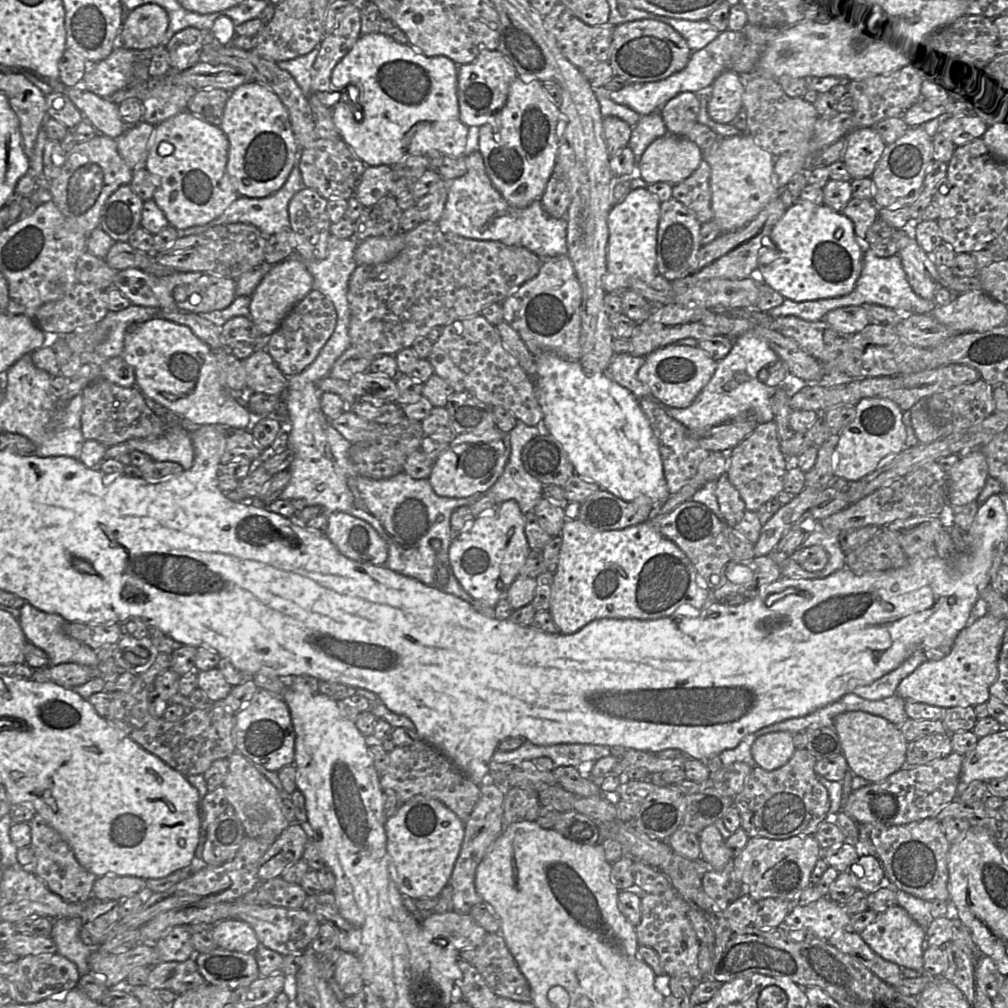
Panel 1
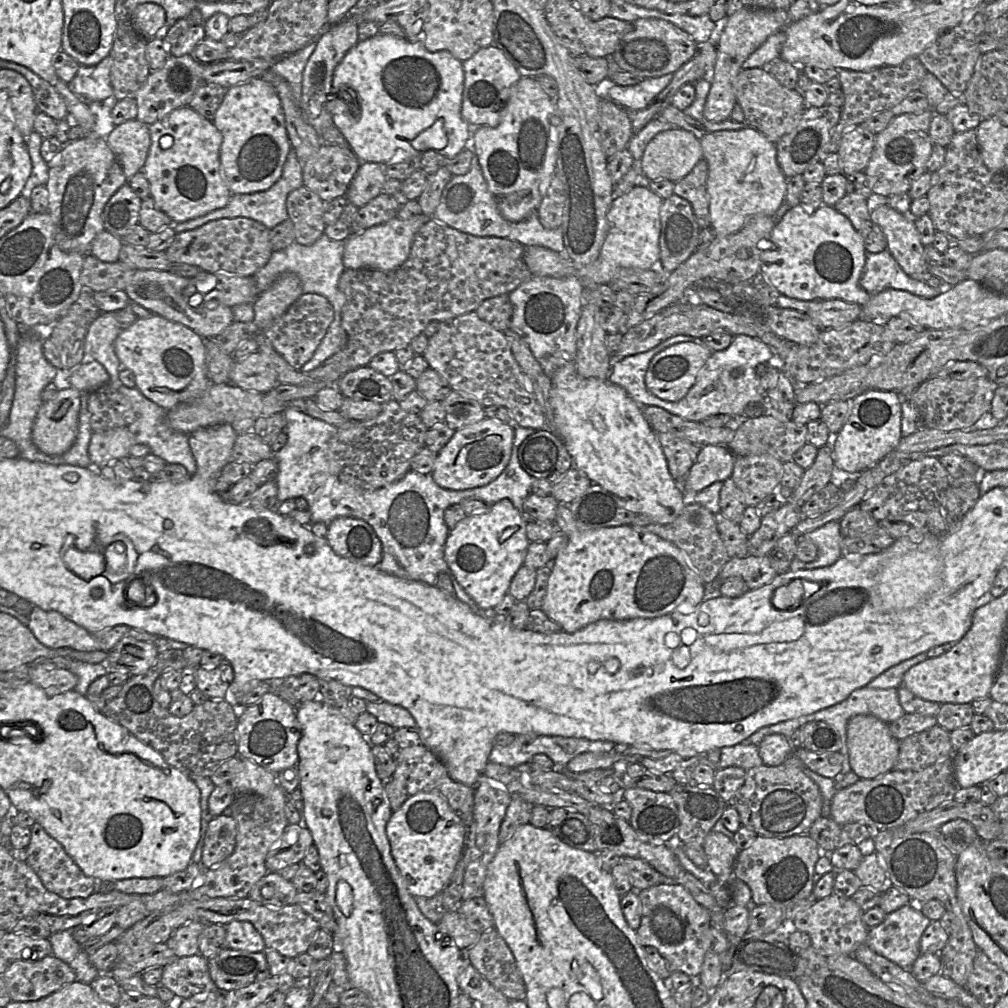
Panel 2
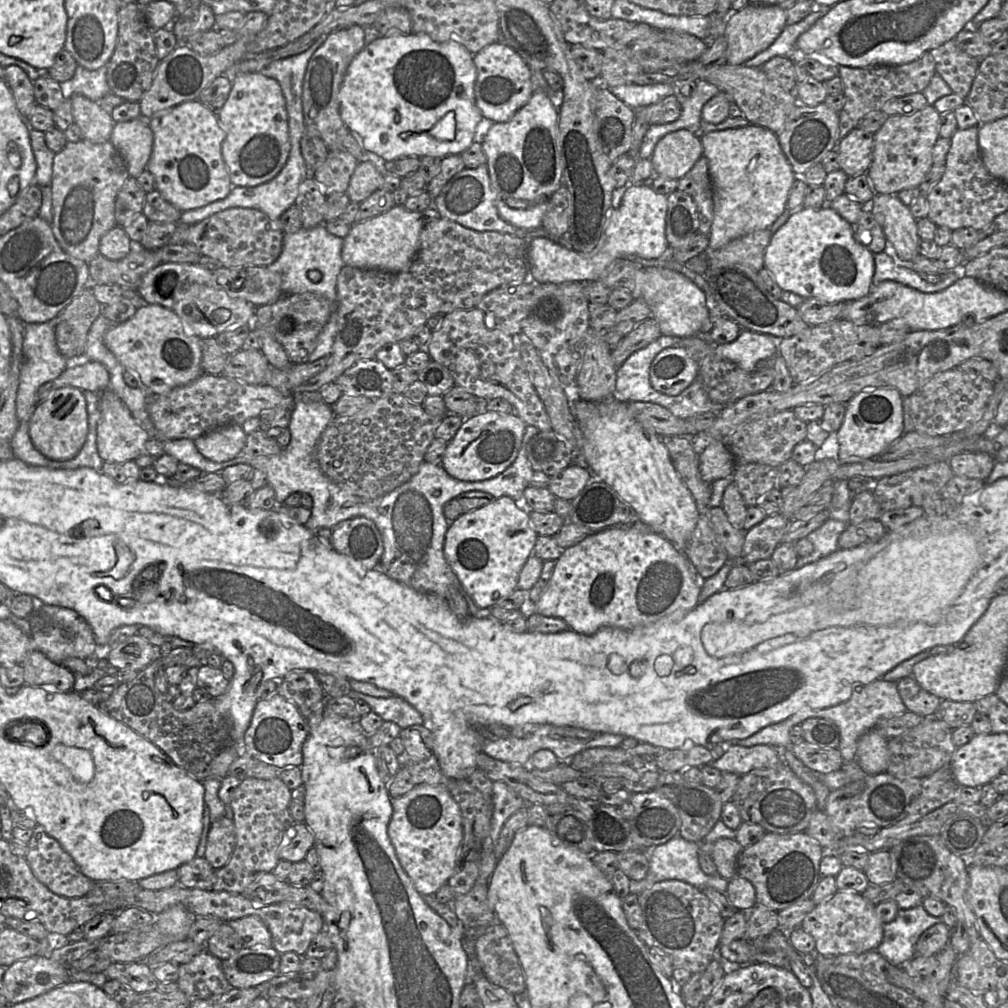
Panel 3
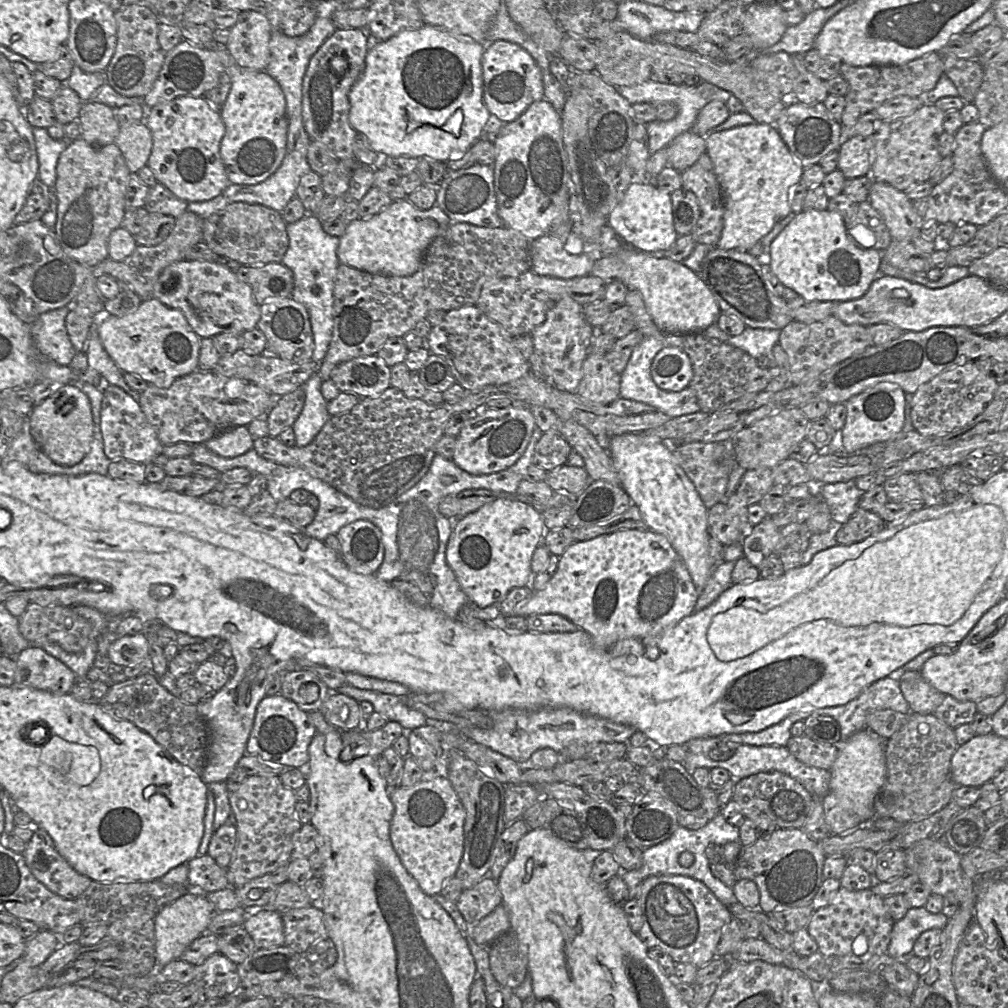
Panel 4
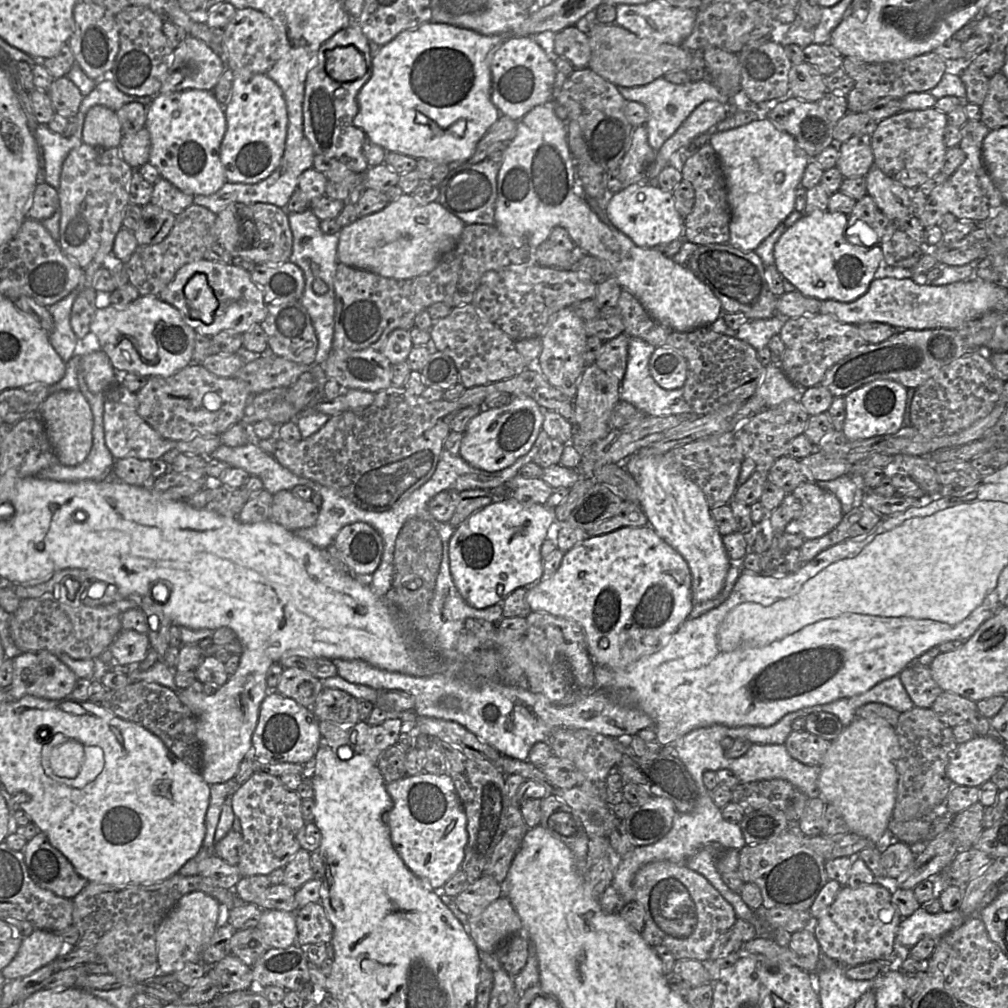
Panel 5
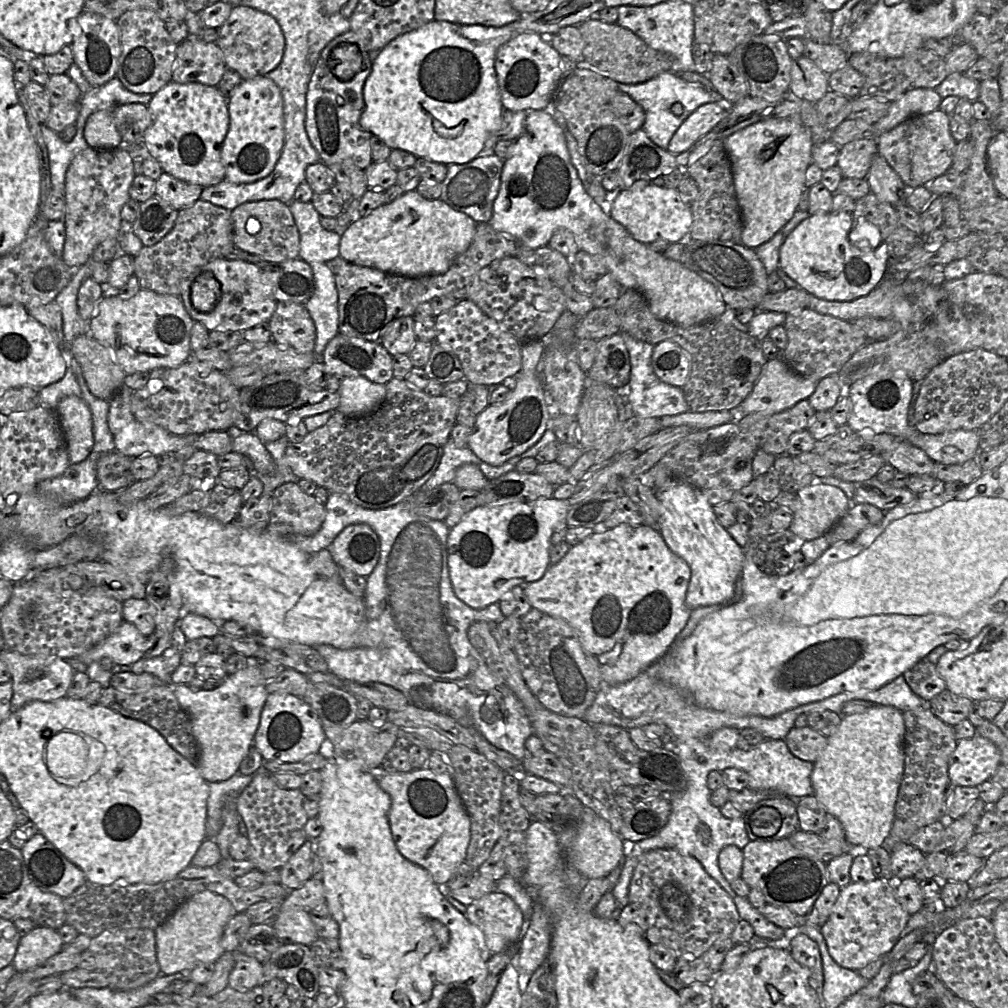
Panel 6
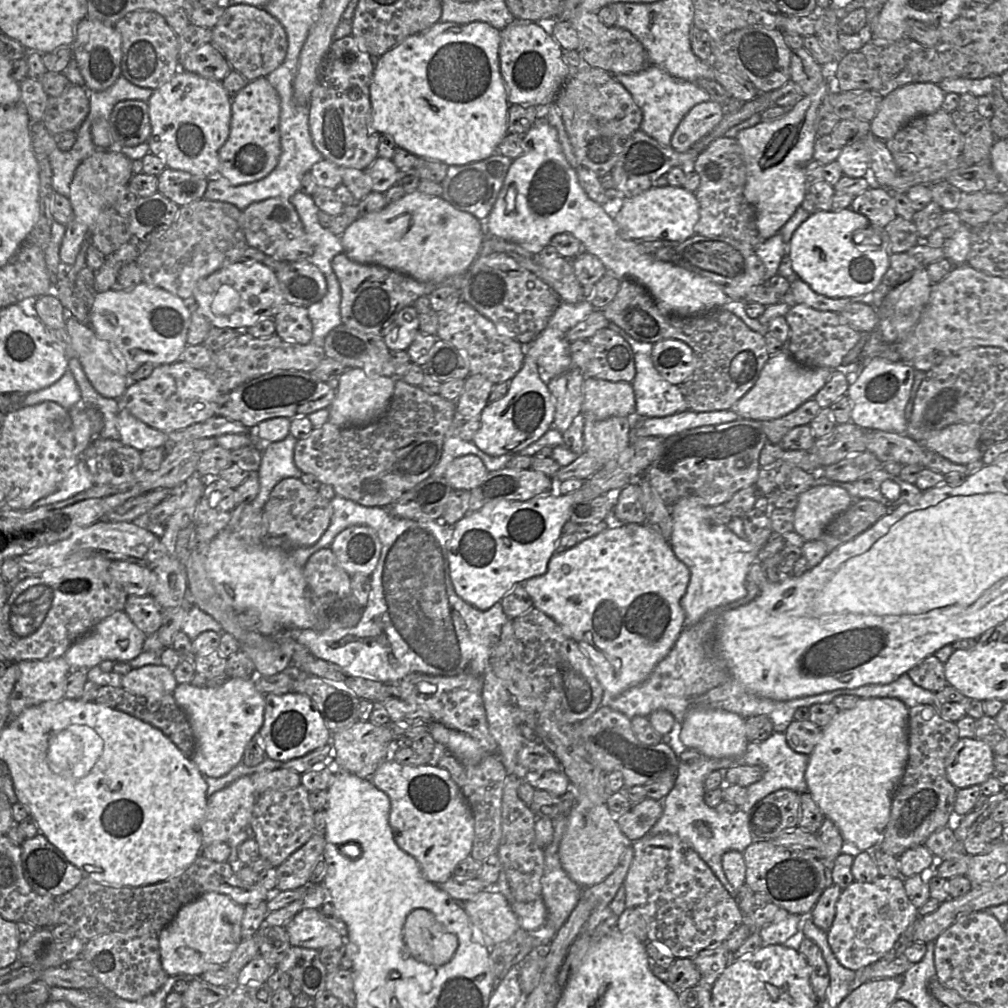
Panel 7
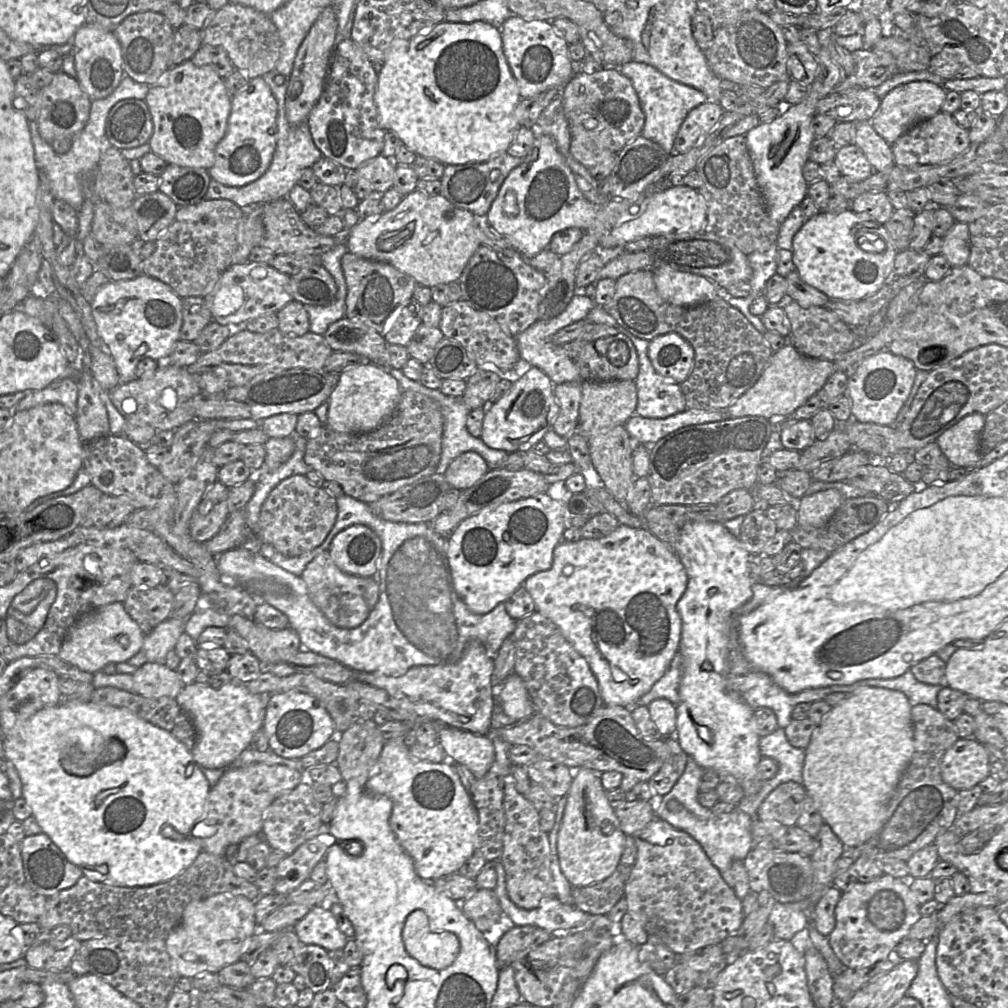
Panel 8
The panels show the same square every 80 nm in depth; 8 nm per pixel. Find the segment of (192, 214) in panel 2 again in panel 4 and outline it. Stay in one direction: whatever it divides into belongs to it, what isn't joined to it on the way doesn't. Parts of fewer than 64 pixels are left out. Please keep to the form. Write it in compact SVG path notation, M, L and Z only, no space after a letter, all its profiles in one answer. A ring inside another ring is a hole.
M181 96L149 109L144 122L150 129L153 147L147 165L158 183L186 202L211 200L230 184L221 156L225 125L219 109L203 96Z

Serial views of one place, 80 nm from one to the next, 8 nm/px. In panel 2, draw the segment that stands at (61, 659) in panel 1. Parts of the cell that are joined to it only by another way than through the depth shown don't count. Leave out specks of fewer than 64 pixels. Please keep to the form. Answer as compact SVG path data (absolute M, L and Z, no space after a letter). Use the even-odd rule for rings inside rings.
M34 606L29 614L28 628L40 643L51 649L99 650L93 634L57 611Z

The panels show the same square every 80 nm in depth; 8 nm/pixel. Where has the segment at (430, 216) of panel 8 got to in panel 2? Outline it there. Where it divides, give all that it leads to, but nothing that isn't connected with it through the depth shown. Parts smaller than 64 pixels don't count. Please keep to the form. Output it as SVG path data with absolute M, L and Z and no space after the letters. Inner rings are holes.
M424 214L414 216L410 219L401 219L399 217L395 217L384 224L373 226L361 232L353 232L350 237L345 240L345 248L343 253L343 264L345 268L378 269L384 271L397 269L408 259L417 231L430 219L434 218L430 218Z

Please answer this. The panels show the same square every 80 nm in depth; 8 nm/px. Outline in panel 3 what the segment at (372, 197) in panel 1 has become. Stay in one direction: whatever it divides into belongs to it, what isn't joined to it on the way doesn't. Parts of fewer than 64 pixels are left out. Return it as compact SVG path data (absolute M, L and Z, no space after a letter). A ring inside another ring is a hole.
M369 161L358 163L350 180L347 195L352 202L361 203L383 185L384 173Z

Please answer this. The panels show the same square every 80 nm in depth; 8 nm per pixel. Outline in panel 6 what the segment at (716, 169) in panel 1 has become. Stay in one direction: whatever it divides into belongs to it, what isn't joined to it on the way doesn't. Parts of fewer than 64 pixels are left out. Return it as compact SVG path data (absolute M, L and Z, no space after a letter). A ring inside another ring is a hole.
M762 119L724 138L723 144L731 163L736 198L743 219L740 242L755 249L780 231L798 210L801 194L806 188L805 172L813 162L811 133L800 120Z

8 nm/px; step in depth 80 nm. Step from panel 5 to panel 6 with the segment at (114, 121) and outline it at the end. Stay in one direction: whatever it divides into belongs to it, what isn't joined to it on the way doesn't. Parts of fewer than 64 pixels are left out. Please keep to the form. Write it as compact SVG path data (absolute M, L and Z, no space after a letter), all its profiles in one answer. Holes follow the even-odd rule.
M99 110L88 117L84 137L89 147L112 150L122 146L122 137L115 125L112 112Z

